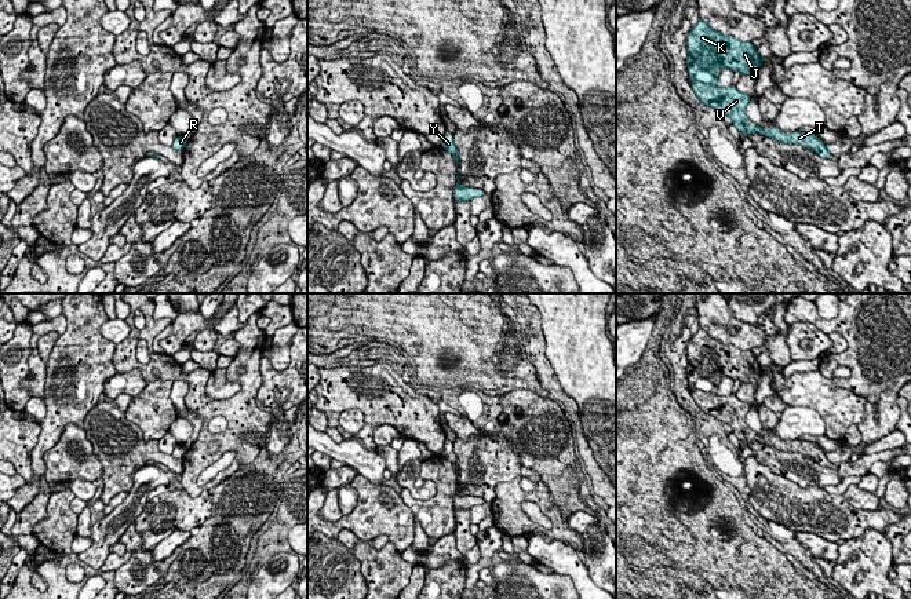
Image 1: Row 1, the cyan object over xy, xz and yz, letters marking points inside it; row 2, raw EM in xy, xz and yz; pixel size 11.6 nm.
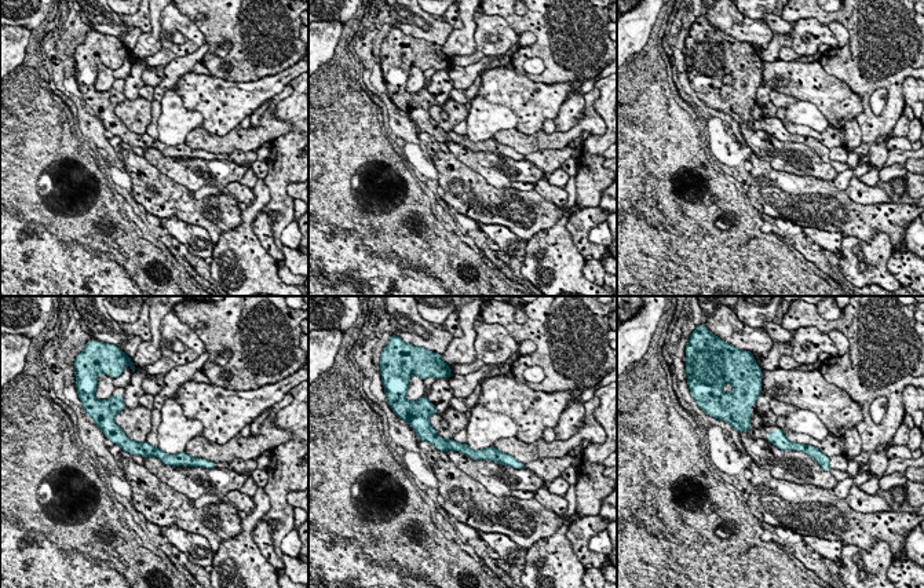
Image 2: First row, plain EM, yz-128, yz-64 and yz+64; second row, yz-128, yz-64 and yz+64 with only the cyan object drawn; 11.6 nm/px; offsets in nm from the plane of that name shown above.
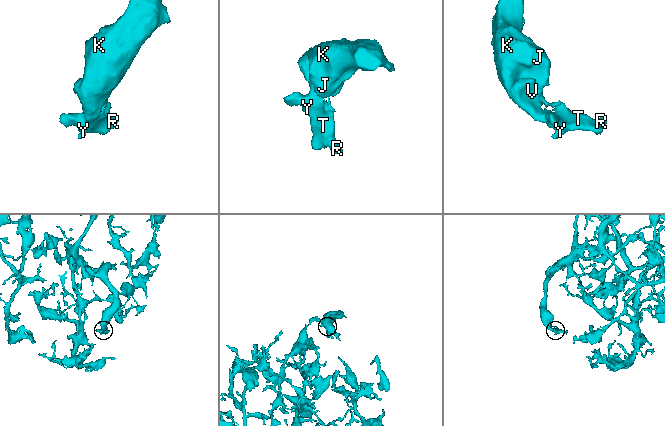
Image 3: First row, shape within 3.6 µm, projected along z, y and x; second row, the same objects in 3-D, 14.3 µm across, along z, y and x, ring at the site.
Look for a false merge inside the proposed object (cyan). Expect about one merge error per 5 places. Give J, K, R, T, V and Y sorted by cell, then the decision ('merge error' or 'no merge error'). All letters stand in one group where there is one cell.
groups J K R T V Y; no merge error

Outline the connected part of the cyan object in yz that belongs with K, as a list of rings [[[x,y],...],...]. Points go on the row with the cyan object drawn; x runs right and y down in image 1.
[[[699,19],[686,36],[686,51],[689,83],[696,96],[707,106],[721,114],[726,114],[741,134],[759,132],[781,143],[798,143],[812,149],[821,158],[831,158],[823,140],[809,132],[783,132],[776,125],[768,131],[754,124],[748,127],[748,117],[744,112],[751,101],[748,94],[736,88],[718,87],[718,76],[722,67],[728,67],[741,74],[750,74],[758,80],[762,59],[751,41],[740,41],[733,36],[724,36],[713,30],[706,22]]]

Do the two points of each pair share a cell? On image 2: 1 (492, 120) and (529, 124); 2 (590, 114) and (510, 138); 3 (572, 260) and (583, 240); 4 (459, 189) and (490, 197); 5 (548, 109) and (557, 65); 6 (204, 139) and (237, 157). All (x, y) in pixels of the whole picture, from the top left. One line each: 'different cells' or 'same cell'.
1: different cells
2: same cell
3: different cells
4: same cell
5: different cells
6: different cells

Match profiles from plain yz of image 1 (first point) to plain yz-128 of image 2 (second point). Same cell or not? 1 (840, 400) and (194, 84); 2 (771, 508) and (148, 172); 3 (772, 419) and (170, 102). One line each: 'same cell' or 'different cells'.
1: same cell
2: same cell
3: different cells

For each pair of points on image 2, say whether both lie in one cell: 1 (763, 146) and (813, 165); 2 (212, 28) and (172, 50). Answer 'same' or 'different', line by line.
1: same
2: different

